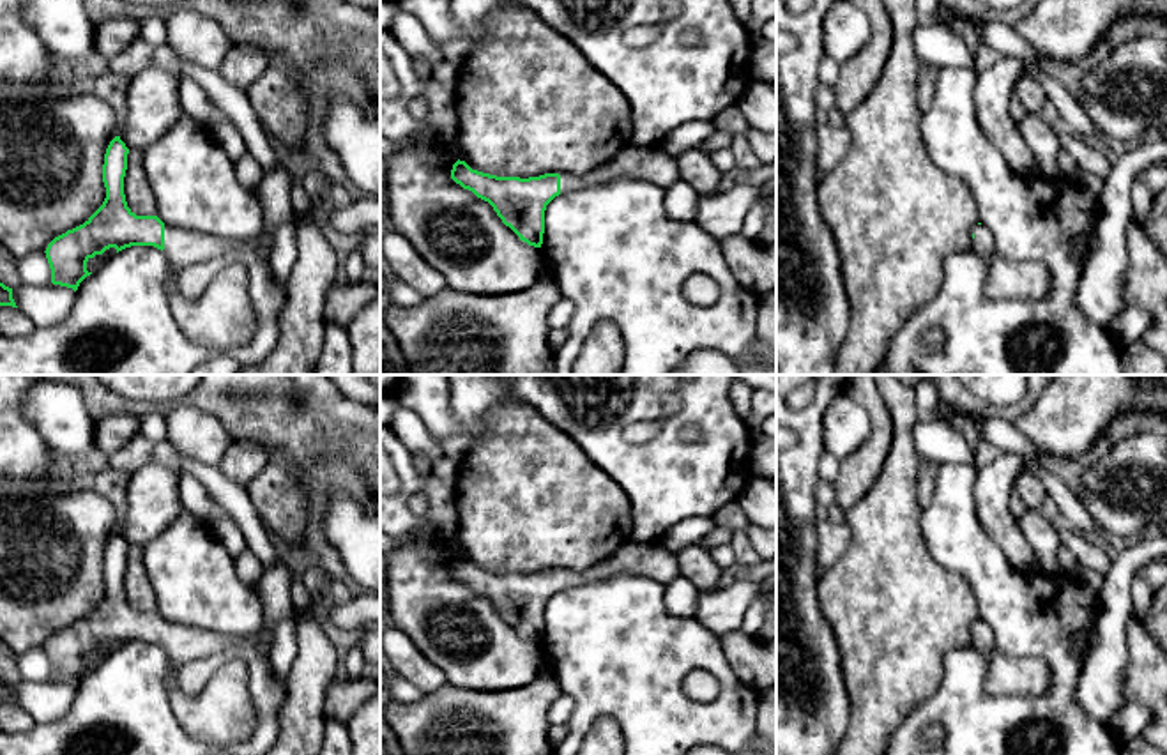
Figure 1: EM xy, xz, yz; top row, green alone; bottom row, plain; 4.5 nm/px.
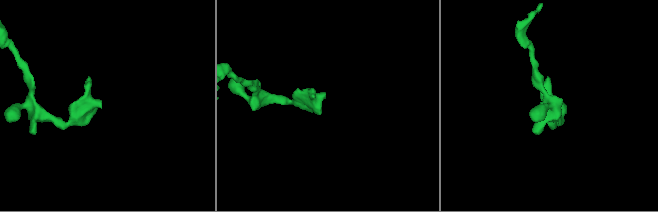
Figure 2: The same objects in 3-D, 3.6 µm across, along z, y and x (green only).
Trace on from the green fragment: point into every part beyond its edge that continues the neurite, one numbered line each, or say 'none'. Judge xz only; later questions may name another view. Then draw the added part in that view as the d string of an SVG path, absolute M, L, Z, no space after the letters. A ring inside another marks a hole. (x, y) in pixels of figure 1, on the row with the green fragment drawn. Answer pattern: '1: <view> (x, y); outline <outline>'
1: xz (653, 165); outline M626 147L612 161L582 177L561 175L561 194L594 187L617 177L640 179L656 184L661 189L667 189L681 180L677 157L668 156L661 147Z

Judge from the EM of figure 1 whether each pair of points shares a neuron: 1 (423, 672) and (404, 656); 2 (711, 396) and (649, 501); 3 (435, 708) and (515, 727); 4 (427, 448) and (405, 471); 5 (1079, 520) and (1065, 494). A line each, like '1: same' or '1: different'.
1: same
2: same
3: same
4: different
5: same

